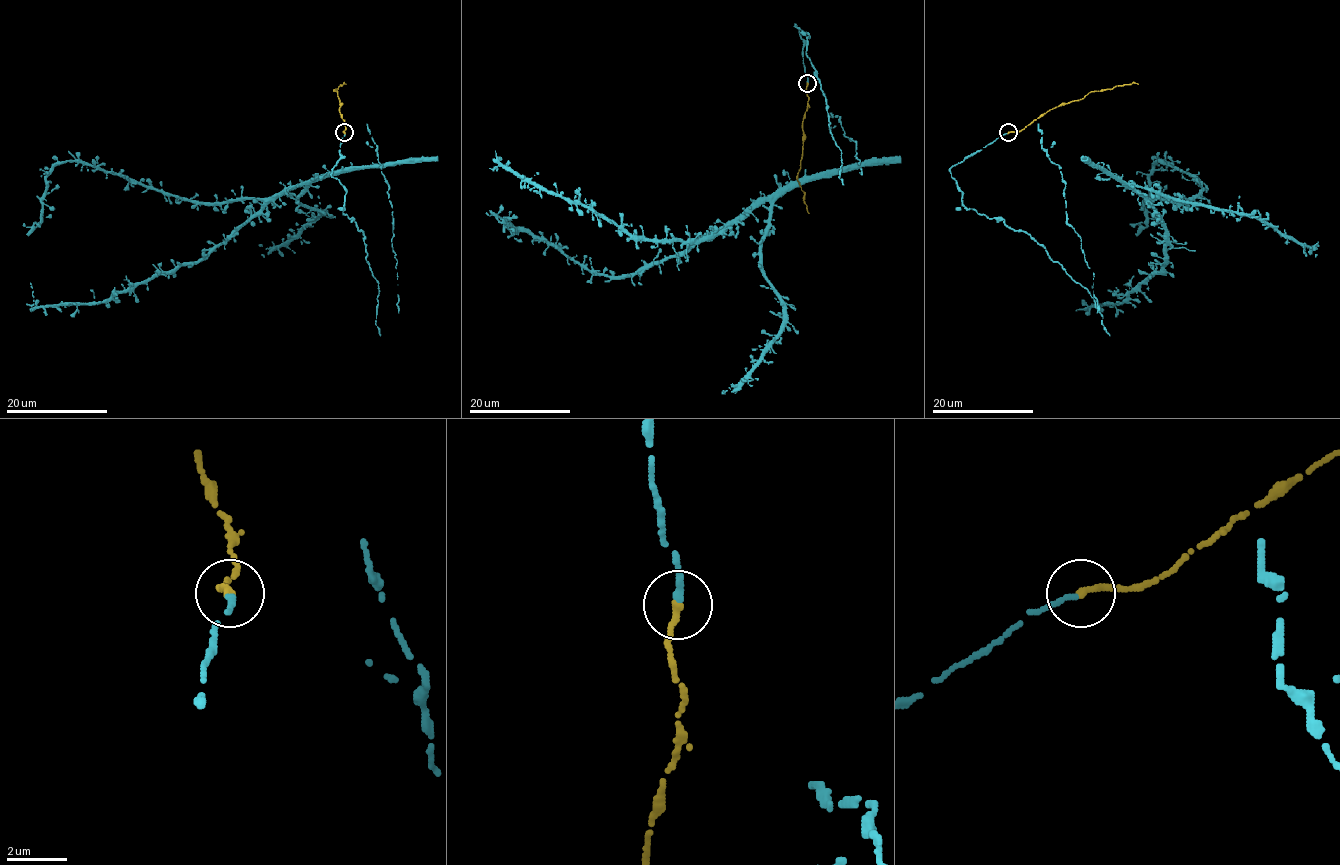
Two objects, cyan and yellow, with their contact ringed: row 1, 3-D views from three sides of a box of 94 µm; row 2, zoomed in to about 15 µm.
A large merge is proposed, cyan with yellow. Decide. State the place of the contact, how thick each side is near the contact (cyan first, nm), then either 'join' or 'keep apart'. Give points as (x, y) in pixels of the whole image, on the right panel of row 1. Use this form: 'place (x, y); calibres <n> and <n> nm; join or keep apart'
place (1008, 132); calibres 220 and 240 nm; join

